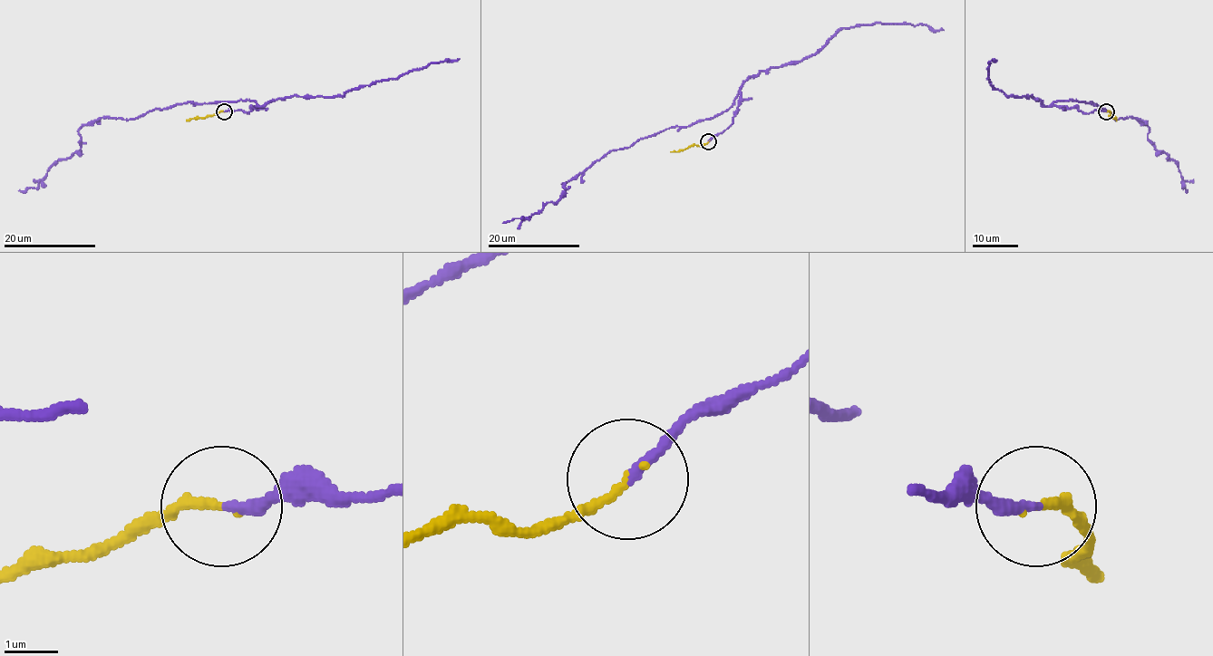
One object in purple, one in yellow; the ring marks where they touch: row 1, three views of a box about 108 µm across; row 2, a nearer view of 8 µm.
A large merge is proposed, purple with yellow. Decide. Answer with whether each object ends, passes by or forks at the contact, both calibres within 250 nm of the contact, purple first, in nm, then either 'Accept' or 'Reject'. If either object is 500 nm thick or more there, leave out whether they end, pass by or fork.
At the ring purple ends. At the ring yellow ends. Thickness 180 nm (purple) against 160 nm. Accept

